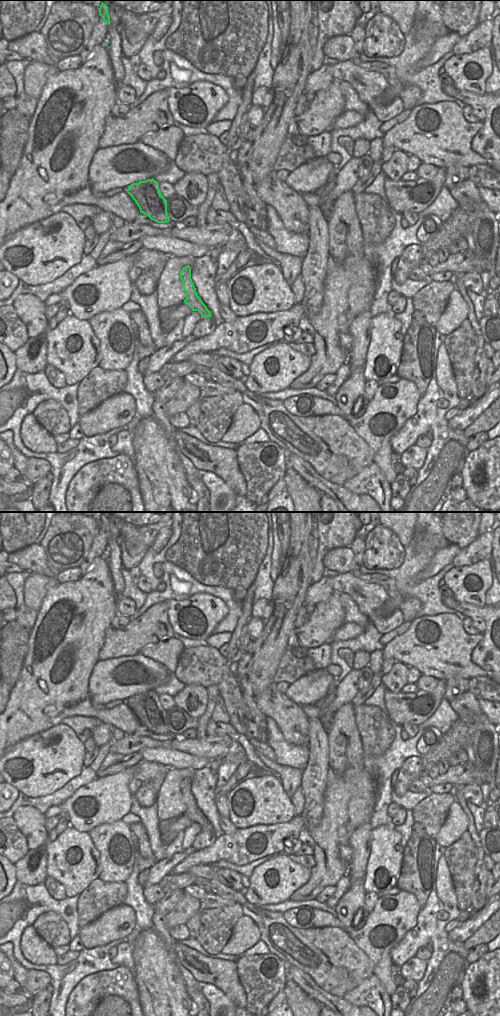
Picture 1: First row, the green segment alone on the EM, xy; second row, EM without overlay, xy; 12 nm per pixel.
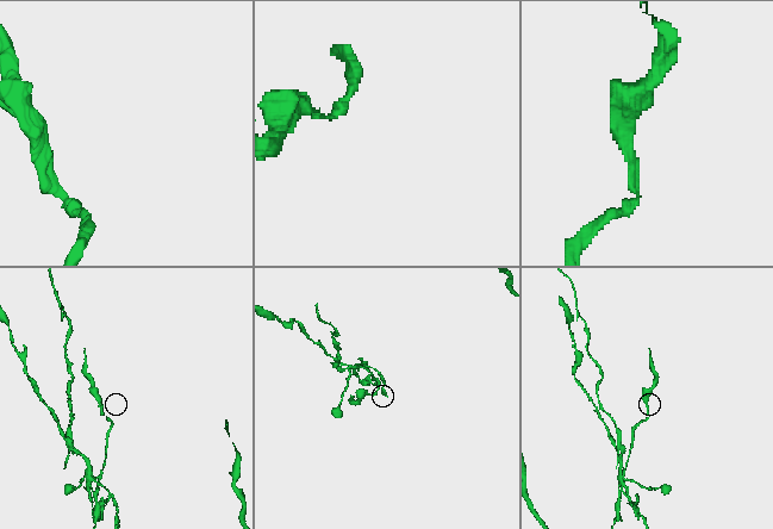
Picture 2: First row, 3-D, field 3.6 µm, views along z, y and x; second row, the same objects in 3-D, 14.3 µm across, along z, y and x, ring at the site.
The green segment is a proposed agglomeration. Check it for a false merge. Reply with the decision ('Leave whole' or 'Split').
Leave whole.

